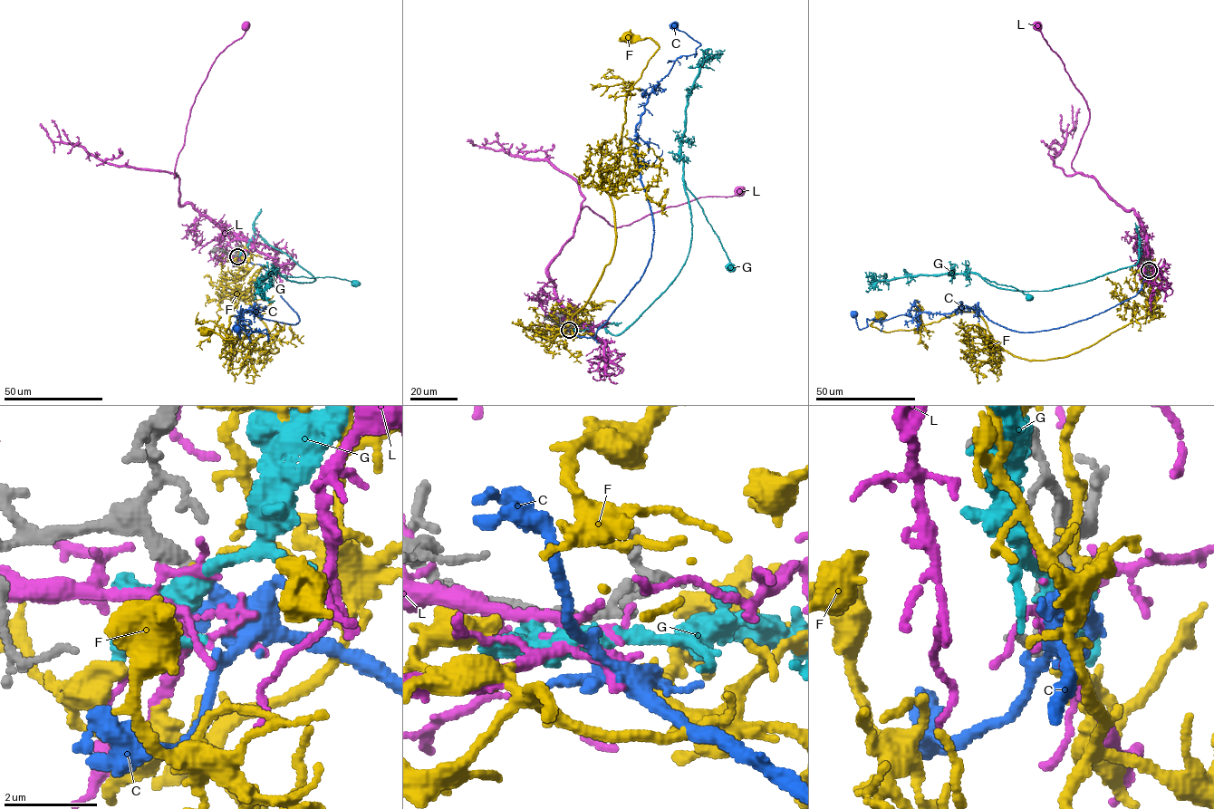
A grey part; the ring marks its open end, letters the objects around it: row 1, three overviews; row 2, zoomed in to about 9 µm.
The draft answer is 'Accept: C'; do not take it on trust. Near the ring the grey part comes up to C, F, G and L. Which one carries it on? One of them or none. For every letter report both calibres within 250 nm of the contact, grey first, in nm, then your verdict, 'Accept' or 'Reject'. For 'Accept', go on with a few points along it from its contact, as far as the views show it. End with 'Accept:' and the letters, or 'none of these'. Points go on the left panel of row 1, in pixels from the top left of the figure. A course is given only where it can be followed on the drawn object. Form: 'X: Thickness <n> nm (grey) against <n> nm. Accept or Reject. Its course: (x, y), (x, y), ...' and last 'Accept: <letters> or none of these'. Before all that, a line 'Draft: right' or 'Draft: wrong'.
Draft: right
C: Thickness 340 nm (grey) against 200 nm. Accept. Its course: (237, 256), (260, 264), (300, 321), (253, 311), (239, 321), (253, 332), (265, 329), (267, 340), (237, 328)
F: Thickness 340 nm (grey) against 180 nm. Reject
G: Thickness 320 nm (grey) against 440 nm. Reject
L: Thickness 380 nm (grey) against 160 nm. Reject
Accept: C

